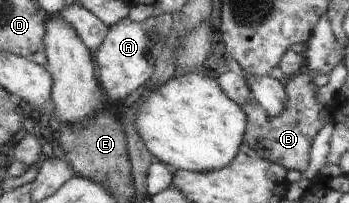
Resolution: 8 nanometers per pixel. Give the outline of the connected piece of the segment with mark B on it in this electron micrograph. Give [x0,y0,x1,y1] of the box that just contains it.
[242,51,328,173]

